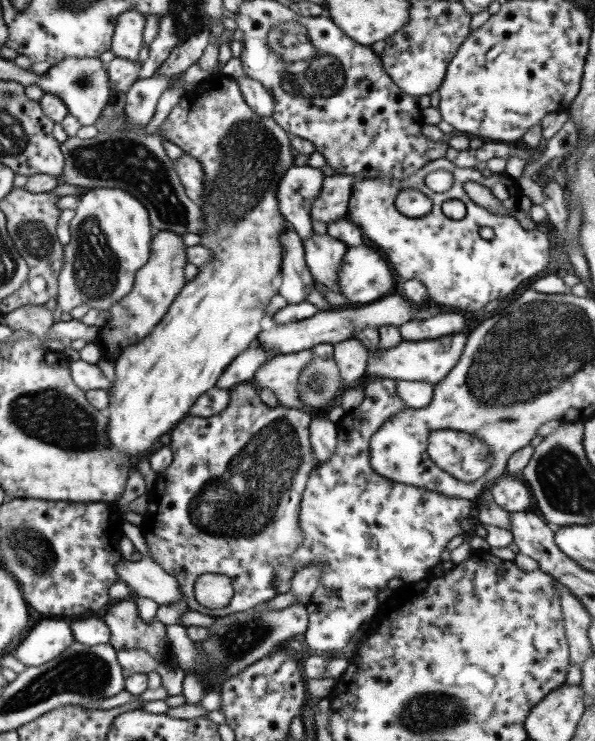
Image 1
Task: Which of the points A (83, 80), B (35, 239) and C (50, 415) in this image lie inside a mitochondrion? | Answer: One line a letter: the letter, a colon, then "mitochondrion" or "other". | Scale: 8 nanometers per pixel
A: mitochondrion
B: mitochondrion
C: mitochondrion

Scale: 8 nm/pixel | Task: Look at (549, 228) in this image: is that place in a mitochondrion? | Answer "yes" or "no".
no

